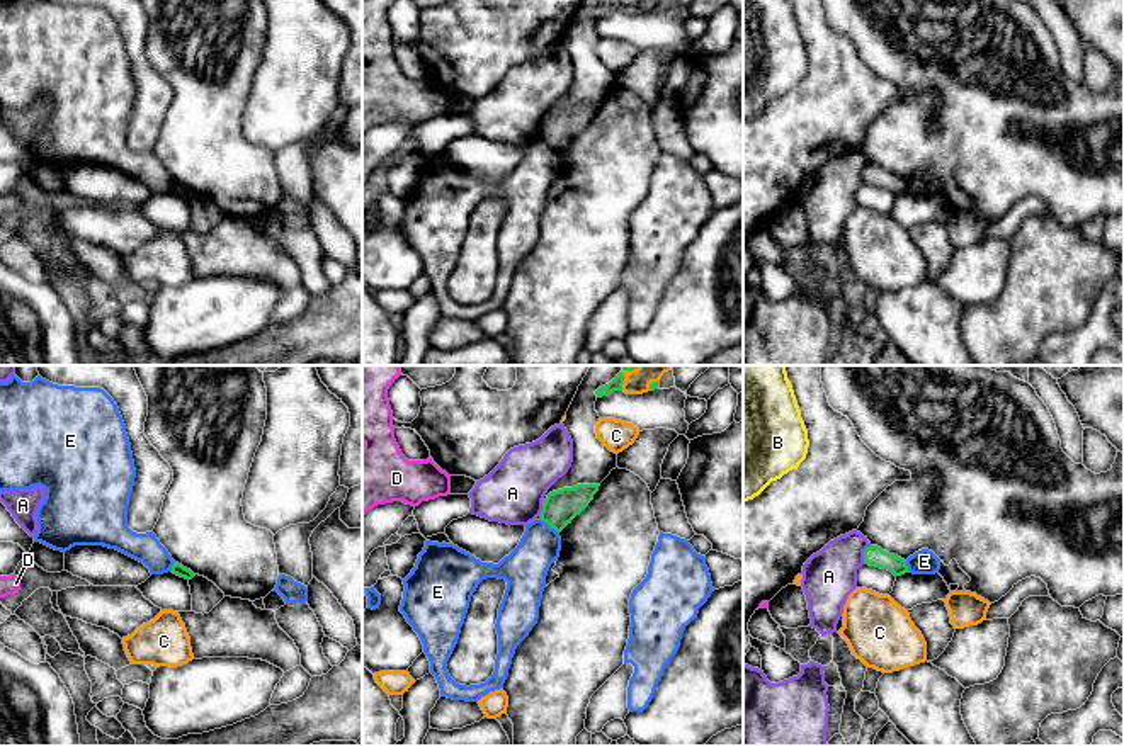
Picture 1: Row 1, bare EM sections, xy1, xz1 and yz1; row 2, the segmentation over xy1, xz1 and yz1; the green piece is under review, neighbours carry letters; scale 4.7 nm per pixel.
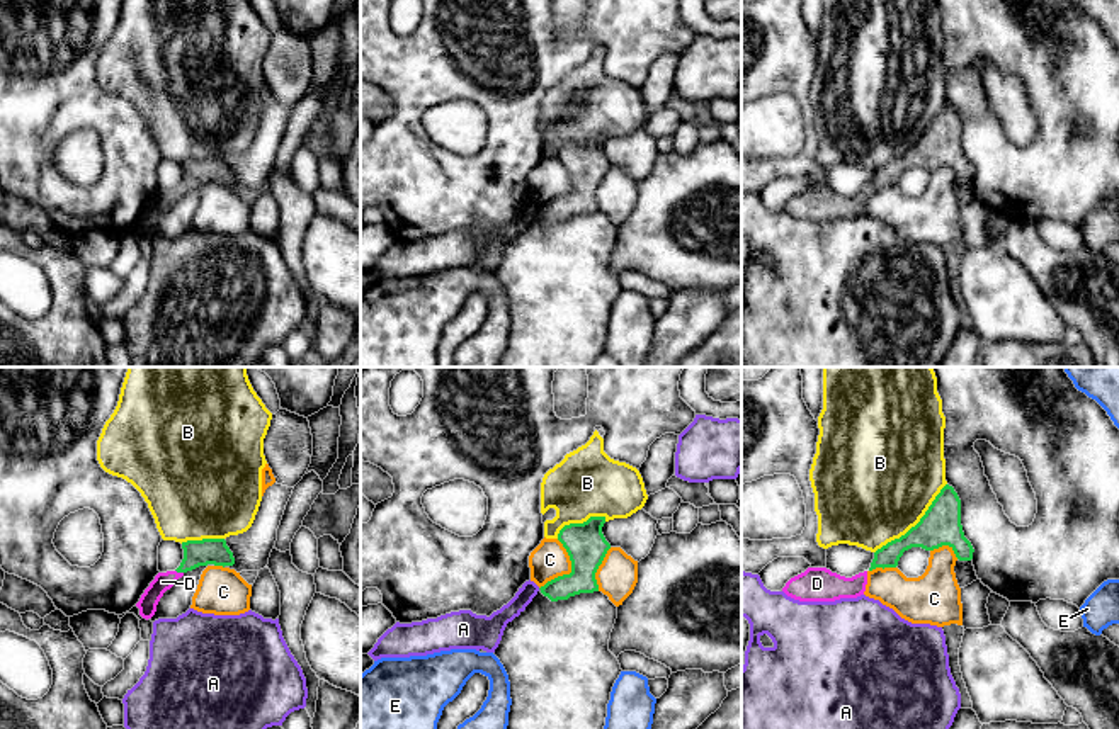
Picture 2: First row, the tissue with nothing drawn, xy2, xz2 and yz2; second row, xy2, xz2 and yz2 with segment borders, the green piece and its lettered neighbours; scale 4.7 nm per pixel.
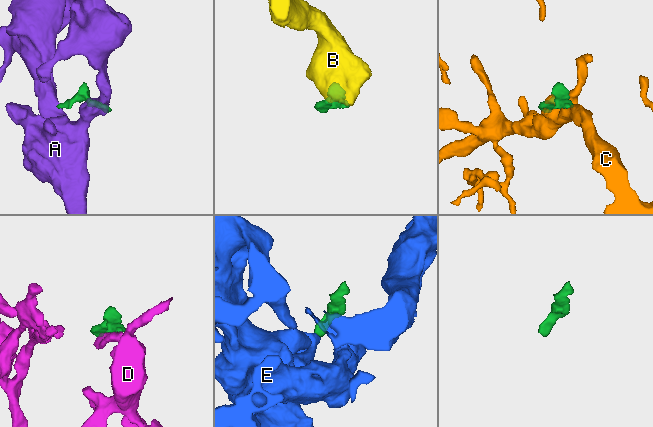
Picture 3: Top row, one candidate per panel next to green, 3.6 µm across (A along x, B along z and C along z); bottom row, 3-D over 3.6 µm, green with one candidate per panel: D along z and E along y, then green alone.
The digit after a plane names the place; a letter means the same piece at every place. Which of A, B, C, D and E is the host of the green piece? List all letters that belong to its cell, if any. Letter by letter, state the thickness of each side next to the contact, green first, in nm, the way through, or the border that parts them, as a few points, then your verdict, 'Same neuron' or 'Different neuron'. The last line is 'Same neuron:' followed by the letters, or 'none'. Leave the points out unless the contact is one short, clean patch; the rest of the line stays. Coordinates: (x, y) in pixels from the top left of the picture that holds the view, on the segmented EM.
A: Thickness 100 nm (green) against 260 nm. Boundary: yz1 (869, 544), (862, 563). Different neuron
B: Thickness 190 nm (green) against 480 nm. Different neuron
C: Thickness 190 nm (green) against 180 nm. Different neuron
D: Thickness 130 nm (green) against 90 nm. Path across: xy2 (208, 551), (198, 553), (179, 571), (162, 582). Same neuron
E: Thickness 160 nm (green) against 200 nm. Boundary: xz1 (541, 519), (558, 532). Different neuron
Same neuron: D

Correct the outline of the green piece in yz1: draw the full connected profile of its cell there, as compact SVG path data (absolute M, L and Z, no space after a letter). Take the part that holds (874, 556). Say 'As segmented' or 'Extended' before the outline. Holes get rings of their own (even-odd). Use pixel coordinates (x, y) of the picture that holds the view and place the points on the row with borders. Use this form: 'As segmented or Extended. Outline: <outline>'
As segmented. Outline: M869 545L864 551L864 564L888 569L894 576L901 576L901 574L908 573L908 566L906 566L905 559L901 559L894 554L889 554L877 545Z

